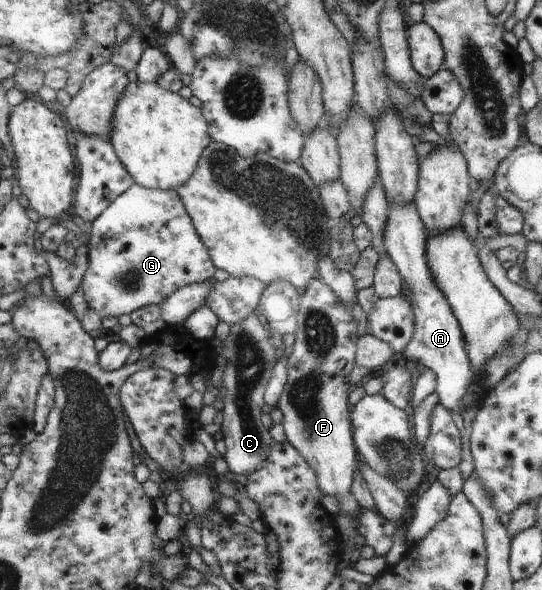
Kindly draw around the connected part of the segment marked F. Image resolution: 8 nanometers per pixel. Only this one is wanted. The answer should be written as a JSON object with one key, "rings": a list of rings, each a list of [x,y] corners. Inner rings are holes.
{"rings":[[[321,278],[312,279],[308,283],[306,293],[301,294],[301,308],[299,311],[299,329],[295,333],[291,356],[288,358],[288,383],[284,387],[277,407],[283,413],[283,427],[286,441],[292,443],[304,459],[311,464],[316,471],[320,483],[320,489],[324,495],[338,499],[339,510],[334,516],[338,528],[343,532],[345,547],[348,546],[348,557],[350,563],[356,563],[360,559],[360,549],[356,545],[350,545],[352,539],[358,537],[356,529],[356,517],[360,515],[360,502],[352,493],[352,484],[355,482],[355,473],[358,461],[358,448],[355,444],[355,435],[352,431],[351,405],[348,400],[352,385],[349,383],[349,375],[356,367],[358,343],[361,337],[356,329],[357,322],[352,315],[352,307],[346,307],[340,297],[332,291],[332,287]]]}

